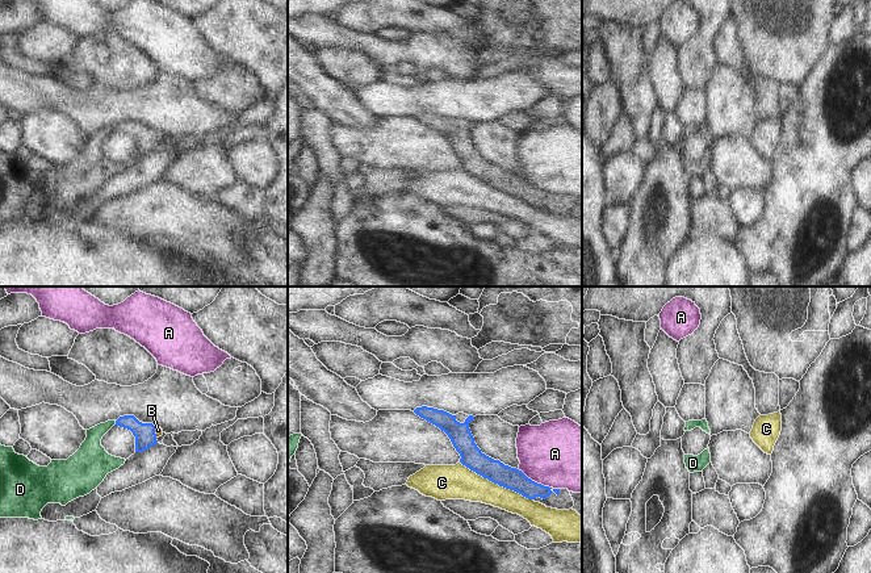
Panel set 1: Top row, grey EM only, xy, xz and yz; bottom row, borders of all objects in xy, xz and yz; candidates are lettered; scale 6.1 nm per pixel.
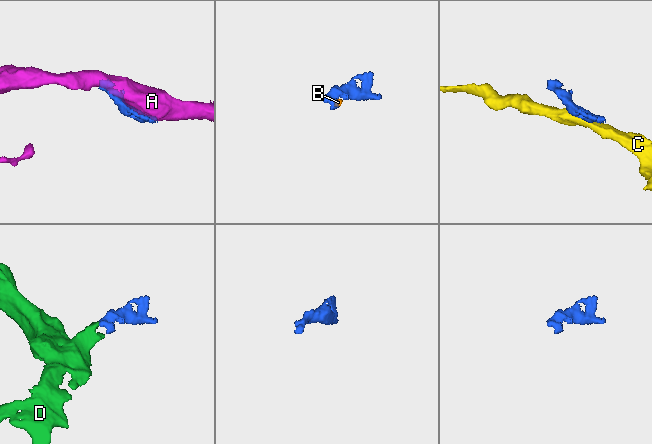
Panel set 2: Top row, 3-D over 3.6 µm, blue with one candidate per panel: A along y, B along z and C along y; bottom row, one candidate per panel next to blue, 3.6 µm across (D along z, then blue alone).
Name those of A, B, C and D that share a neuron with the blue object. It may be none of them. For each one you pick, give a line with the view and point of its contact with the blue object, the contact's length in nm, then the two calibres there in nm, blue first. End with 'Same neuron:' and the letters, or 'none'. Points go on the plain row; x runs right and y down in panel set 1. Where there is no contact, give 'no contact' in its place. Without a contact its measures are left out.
B: xy (154, 137) | 70 nm | 130/50 nm
D: xy (116, 129) | 40 nm | 130/180 nm
Same neuron: B, D

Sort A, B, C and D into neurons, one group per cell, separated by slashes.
A / B D / C

